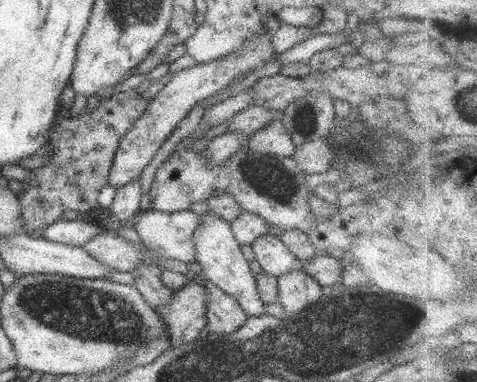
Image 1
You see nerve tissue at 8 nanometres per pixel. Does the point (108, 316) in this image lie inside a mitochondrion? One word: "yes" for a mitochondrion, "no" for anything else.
yes

